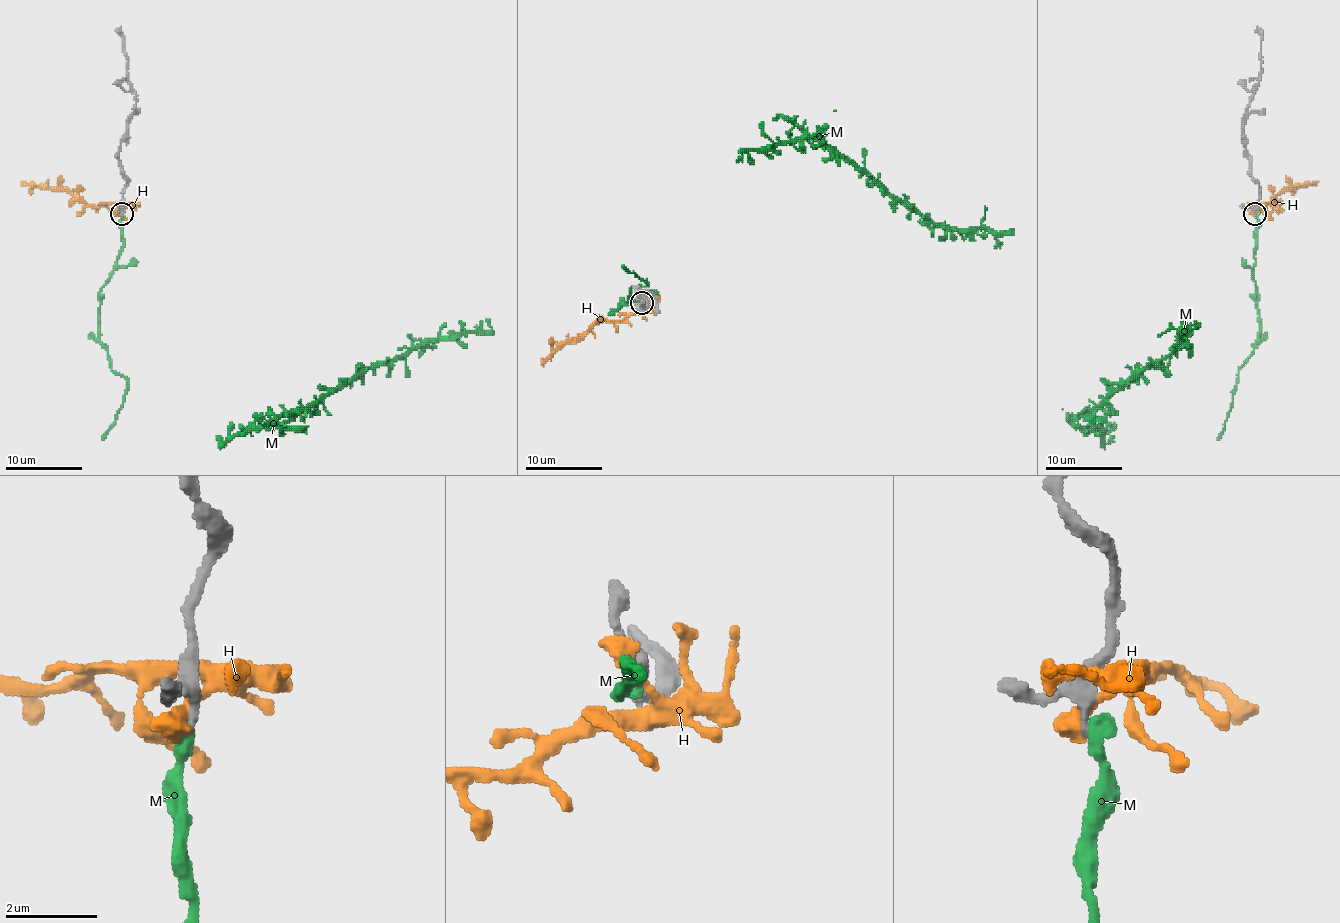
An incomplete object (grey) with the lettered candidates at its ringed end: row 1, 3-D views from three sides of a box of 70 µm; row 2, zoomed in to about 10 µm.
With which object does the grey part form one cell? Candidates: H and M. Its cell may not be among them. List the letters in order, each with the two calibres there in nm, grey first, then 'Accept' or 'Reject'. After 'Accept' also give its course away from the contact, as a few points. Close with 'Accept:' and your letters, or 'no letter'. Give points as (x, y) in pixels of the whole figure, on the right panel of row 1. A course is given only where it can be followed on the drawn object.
H: Thickness 300 nm (grey) against 440 nm. Reject
M: Thickness 170 nm (grey) against 360 nm. Accept
Accept: M

